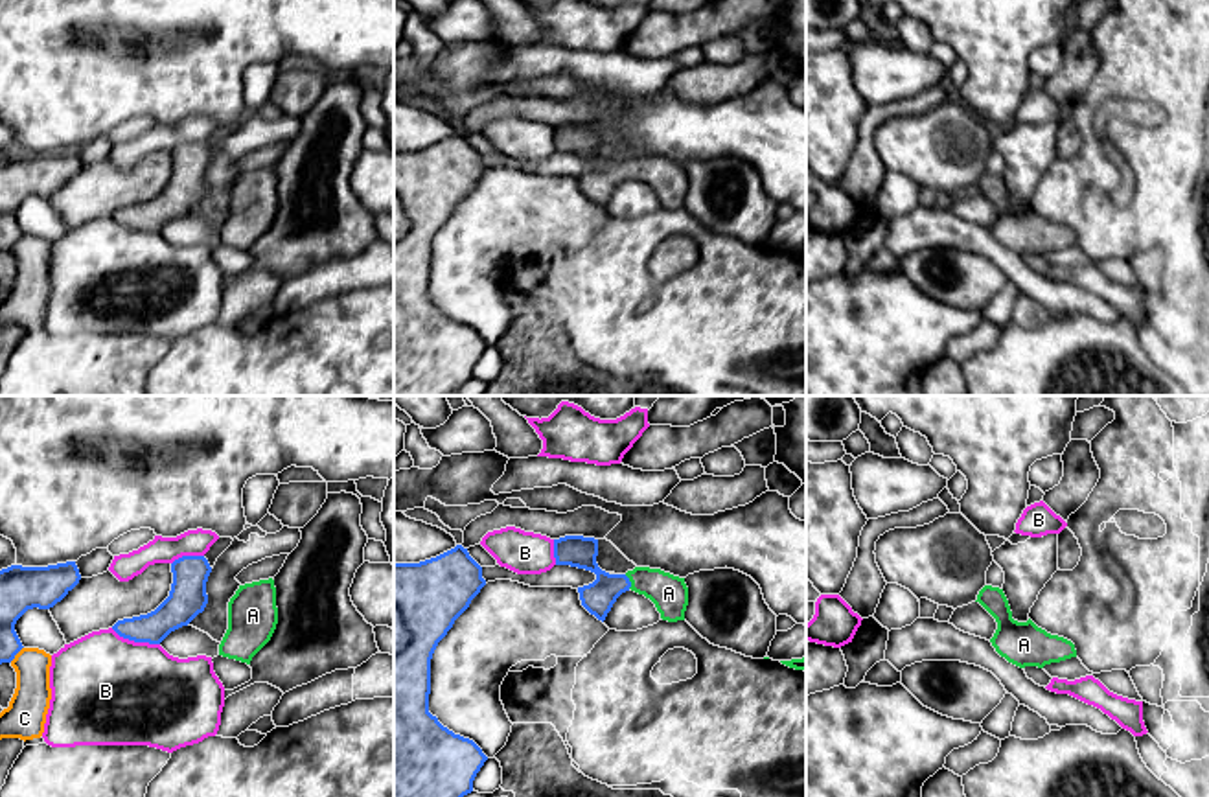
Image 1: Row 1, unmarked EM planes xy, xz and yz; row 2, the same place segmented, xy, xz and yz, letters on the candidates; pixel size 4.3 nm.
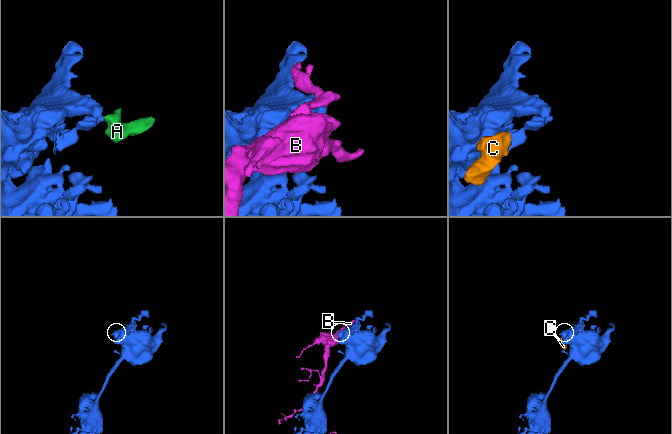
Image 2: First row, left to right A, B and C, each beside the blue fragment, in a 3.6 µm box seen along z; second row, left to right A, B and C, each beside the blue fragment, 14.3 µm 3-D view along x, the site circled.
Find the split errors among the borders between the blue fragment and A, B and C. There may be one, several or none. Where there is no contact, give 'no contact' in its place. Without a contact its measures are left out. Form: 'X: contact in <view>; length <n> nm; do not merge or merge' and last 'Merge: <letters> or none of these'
A: contact in xz; length 70 nm; merge
B: contact in xy; length 220 nm; do not merge
C: contact in xy; length 90 nm; merge
Merge: A, C

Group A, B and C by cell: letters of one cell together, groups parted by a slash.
A C / B

